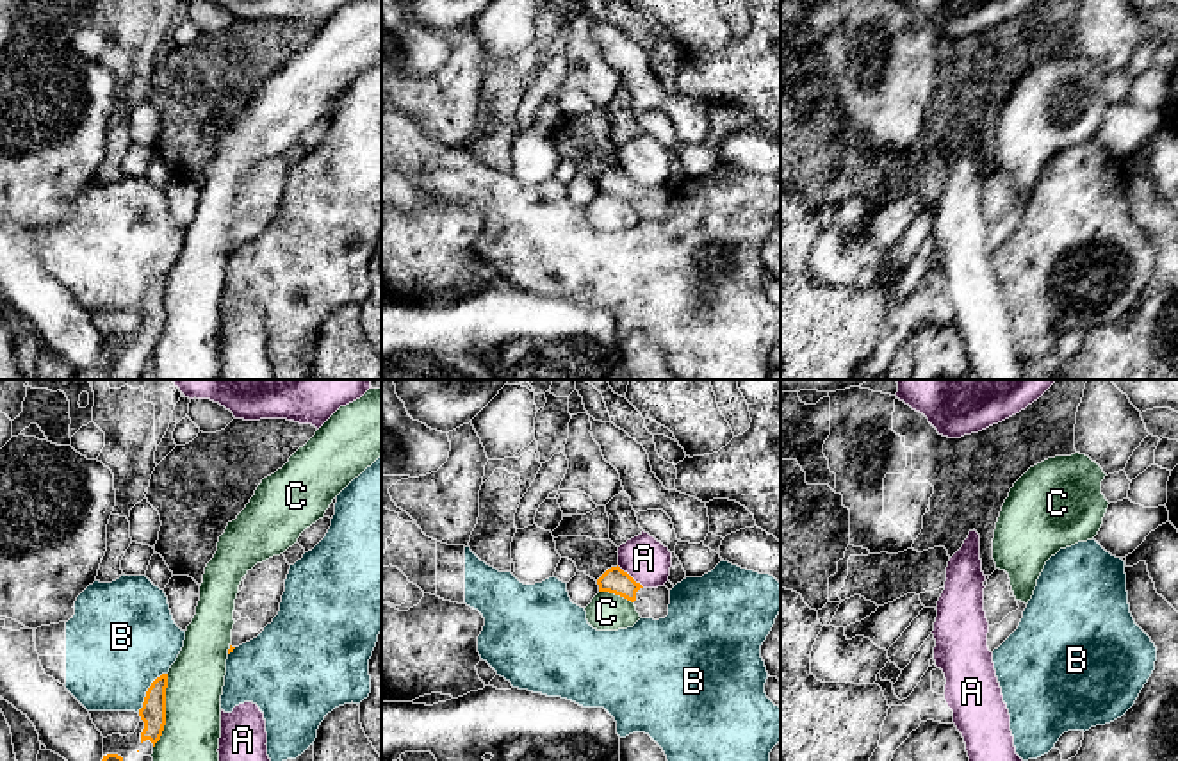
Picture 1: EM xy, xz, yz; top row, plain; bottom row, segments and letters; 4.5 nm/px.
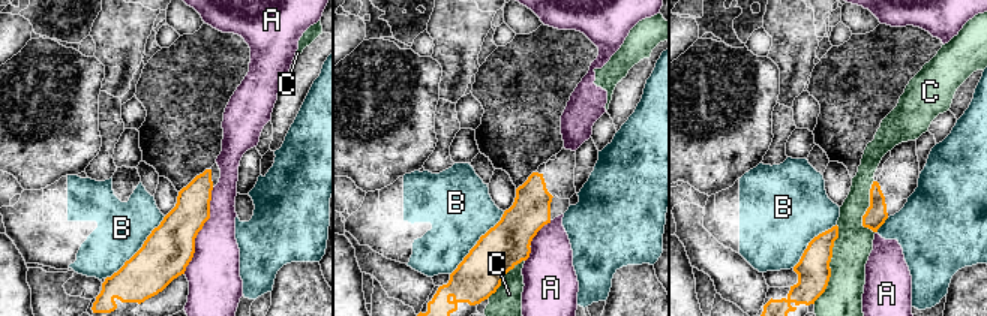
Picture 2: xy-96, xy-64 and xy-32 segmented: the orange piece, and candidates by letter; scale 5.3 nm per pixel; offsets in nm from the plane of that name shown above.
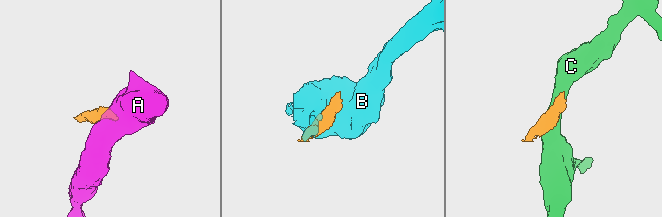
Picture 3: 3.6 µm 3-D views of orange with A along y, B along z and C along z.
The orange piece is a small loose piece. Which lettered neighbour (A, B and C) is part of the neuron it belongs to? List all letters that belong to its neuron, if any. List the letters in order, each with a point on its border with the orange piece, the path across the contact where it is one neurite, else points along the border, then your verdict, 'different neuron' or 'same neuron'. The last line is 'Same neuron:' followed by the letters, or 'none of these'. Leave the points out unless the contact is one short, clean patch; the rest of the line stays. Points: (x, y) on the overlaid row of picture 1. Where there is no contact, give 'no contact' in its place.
A: contact xz (629, 576); different neuron
B: contact xy (148, 690); different neuron
C: contact xy (164, 711); different neuron
Same neuron: none of these

